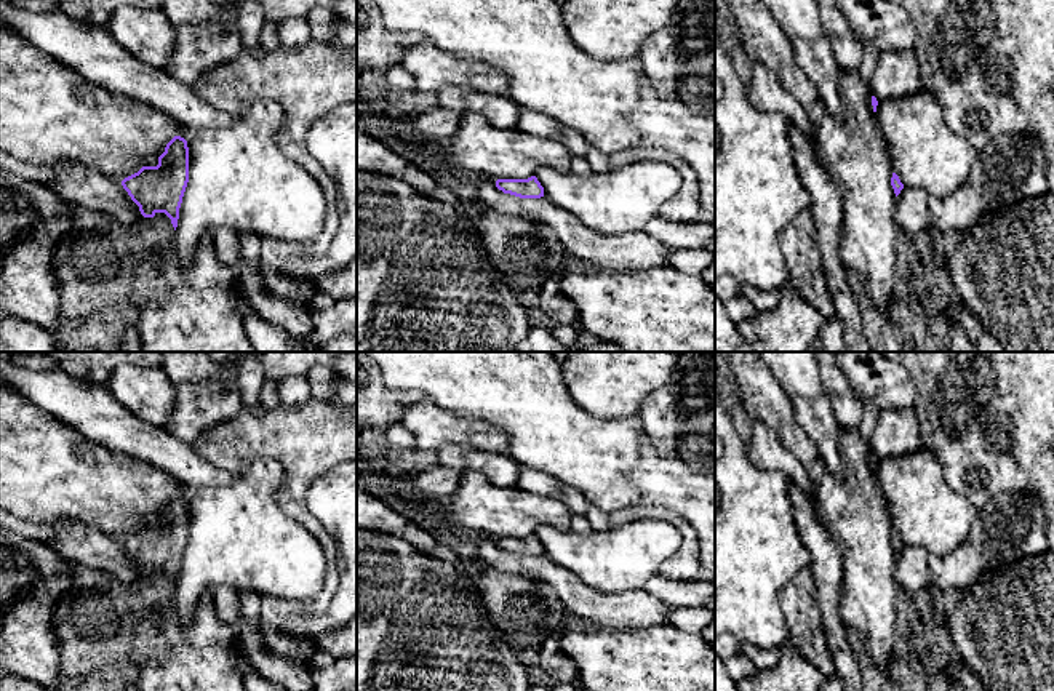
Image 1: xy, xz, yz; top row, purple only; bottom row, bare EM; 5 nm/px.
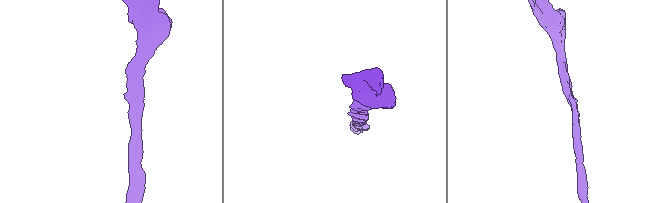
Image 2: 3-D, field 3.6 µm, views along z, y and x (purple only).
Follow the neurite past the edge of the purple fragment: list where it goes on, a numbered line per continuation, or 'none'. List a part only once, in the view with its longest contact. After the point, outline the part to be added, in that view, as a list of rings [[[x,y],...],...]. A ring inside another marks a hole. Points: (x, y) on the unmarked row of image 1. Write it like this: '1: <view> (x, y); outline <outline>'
none

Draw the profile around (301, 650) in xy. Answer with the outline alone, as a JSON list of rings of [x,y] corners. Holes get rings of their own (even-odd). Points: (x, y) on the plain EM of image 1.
[[[315,397],[304,403],[280,403],[272,409],[256,403],[242,408],[235,417],[211,425],[192,448],[211,465],[232,475],[259,459],[281,465],[285,481],[280,505],[318,539],[326,573],[315,600],[293,603],[261,597],[261,627],[272,651],[310,669],[318,646],[309,637],[286,637],[283,621],[293,614],[325,614],[337,590],[336,544],[309,513],[305,496],[320,472],[357,459],[357,403],[336,406],[329,398]]]

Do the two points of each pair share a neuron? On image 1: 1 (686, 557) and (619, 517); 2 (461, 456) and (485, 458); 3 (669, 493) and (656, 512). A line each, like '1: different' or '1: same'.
1: same
2: same
3: different

